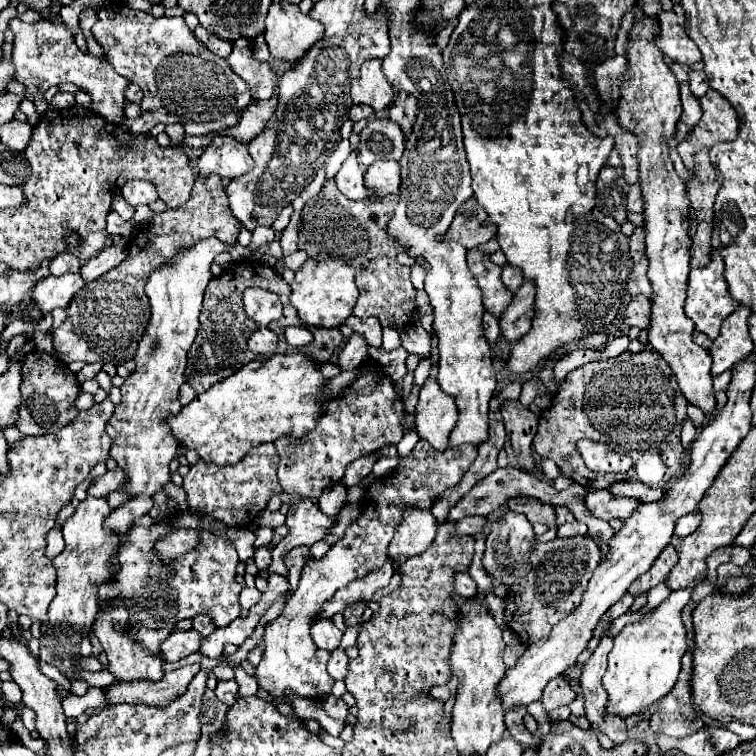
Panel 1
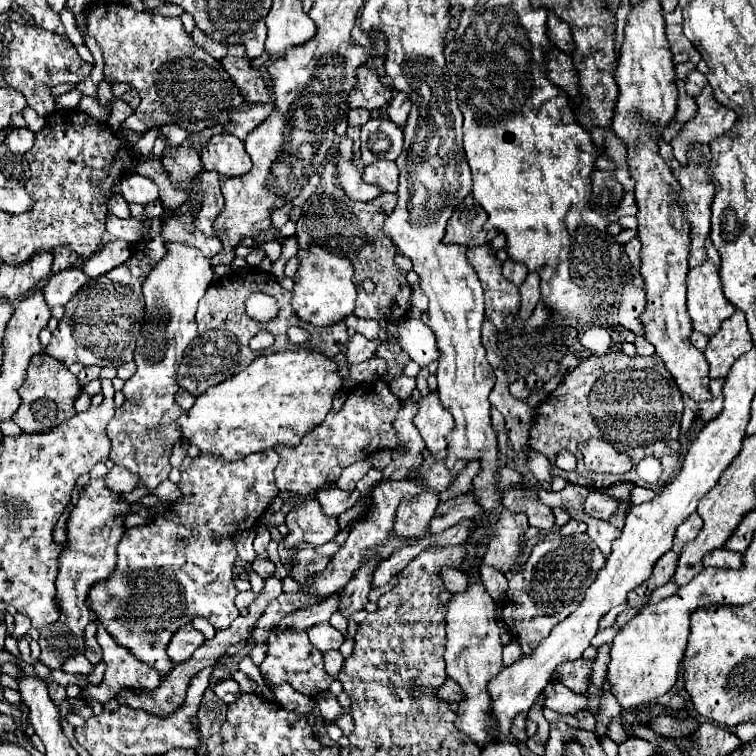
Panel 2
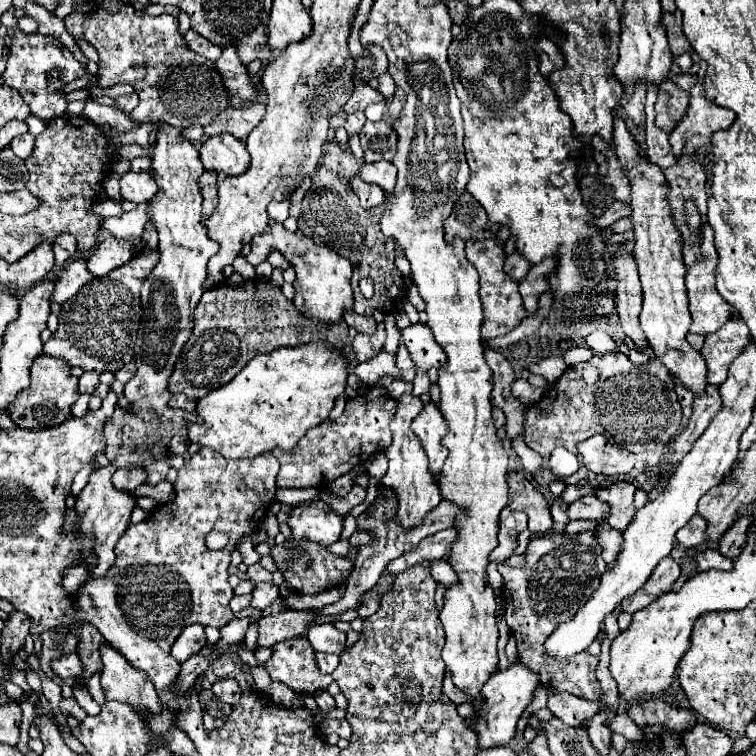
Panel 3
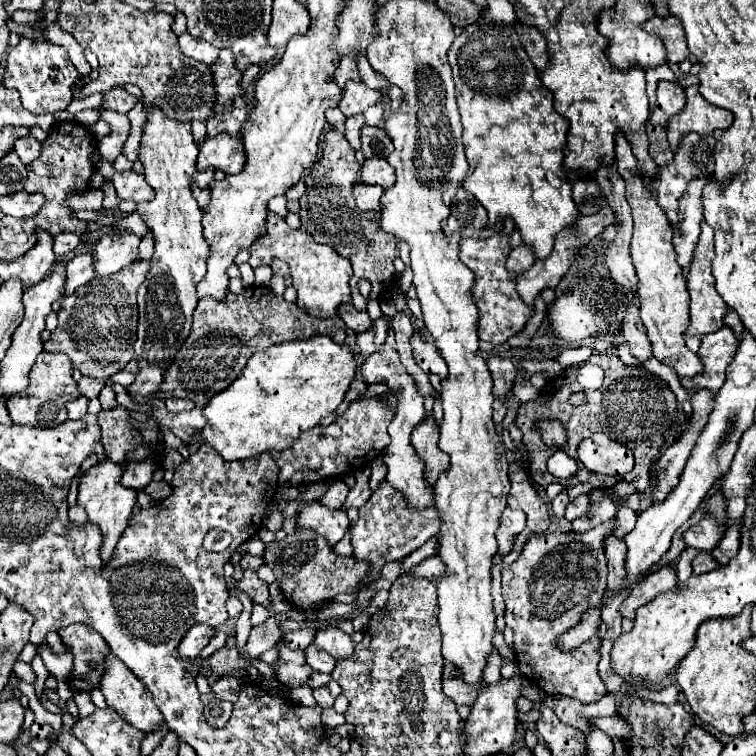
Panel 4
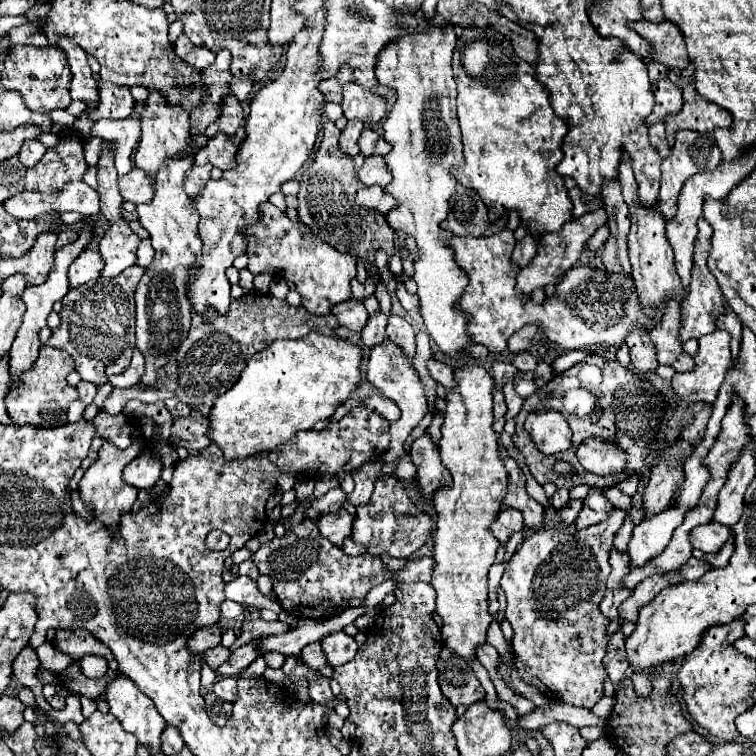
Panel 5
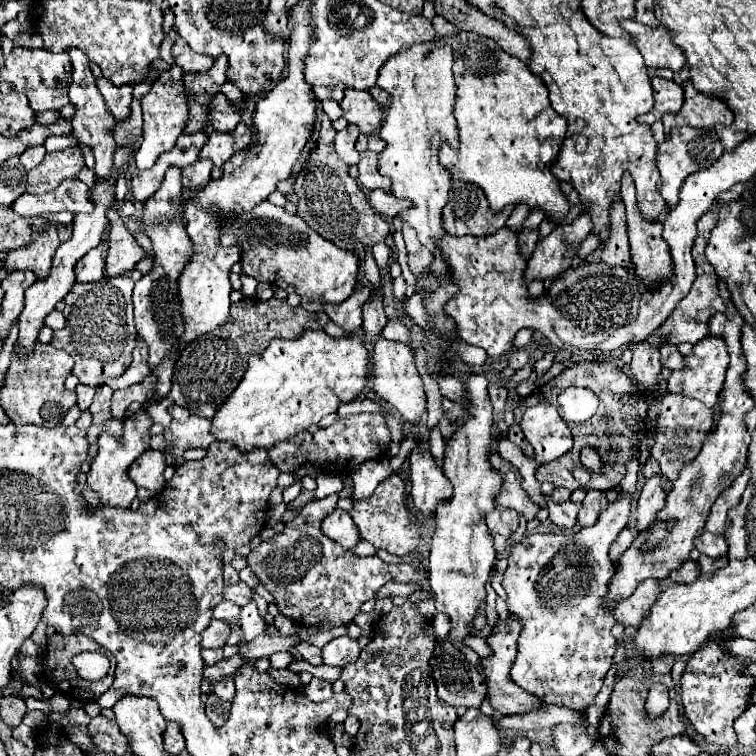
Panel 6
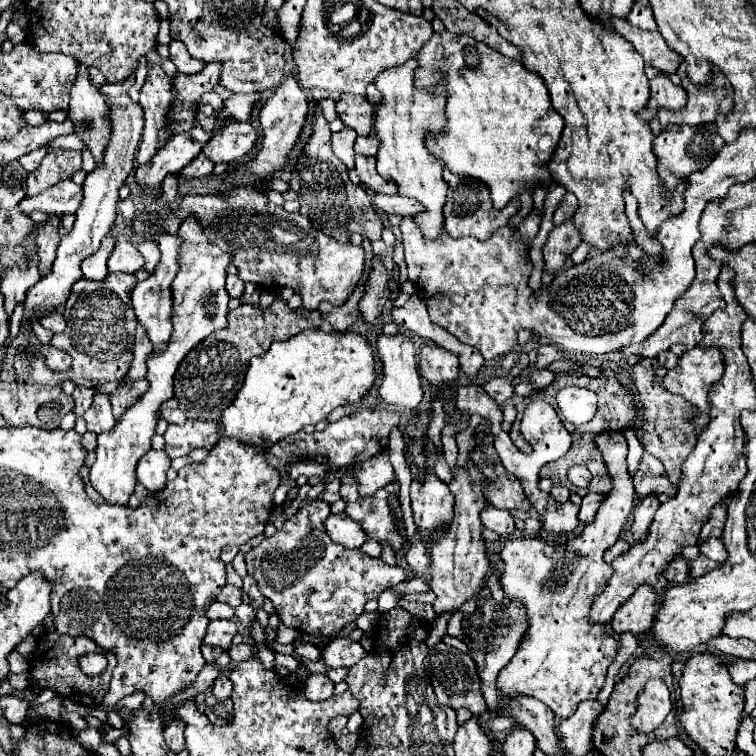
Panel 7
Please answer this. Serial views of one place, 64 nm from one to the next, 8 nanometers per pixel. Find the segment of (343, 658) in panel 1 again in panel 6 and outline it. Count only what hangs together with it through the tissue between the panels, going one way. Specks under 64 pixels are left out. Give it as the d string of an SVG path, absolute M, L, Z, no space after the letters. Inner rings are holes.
M300 642L300 644L296 646L296 650L298 650L298 654L300 654L306 662L310 662L310 664L314 664L314 666L320 666L320 664L322 664L320 648L316 648L316 646L308 644L308 642Z

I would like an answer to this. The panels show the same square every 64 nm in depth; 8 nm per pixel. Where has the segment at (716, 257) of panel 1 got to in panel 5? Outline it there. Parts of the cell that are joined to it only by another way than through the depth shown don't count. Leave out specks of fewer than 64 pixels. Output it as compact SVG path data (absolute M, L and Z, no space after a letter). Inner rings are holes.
M700 218L698 220L698 238L696 238L696 244L694 244L694 270L692 270L692 284L688 288L688 296L686 300L682 302L682 310L680 310L680 316L682 316L682 322L680 322L680 340L686 342L690 338L700 338L704 334L710 334L716 330L716 316L720 316L726 306L724 306L724 296L722 296L722 290L716 282L716 278L712 278L712 272L708 270L706 266L706 256L708 256L708 248L710 248L710 238L712 238L712 228L710 224Z

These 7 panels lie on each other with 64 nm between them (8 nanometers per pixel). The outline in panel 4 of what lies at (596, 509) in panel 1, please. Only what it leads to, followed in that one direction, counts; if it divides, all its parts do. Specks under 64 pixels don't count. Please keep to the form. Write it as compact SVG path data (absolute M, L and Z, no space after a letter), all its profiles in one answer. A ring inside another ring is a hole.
M578 496L576 500L572 500L568 506L566 506L566 512L564 512L564 518L566 520L576 520L580 514L584 514L588 510L588 496Z

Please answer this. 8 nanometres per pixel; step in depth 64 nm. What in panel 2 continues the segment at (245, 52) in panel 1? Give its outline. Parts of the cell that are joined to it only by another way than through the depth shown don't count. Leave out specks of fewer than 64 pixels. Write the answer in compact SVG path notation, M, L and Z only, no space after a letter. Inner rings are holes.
M240 44L230 46L228 54L220 60L220 64L242 94L244 102L268 102L268 80L264 80L260 70L254 70L250 66L250 60L244 56L244 48L240 48Z

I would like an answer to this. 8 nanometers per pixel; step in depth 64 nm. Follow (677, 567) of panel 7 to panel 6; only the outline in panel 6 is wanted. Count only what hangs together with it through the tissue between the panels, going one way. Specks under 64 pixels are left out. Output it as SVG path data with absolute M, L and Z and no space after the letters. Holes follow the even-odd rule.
M684 560L682 566L670 574L670 580L678 582L678 584L690 584L698 576L700 576L700 572L696 572L696 562L694 560Z

